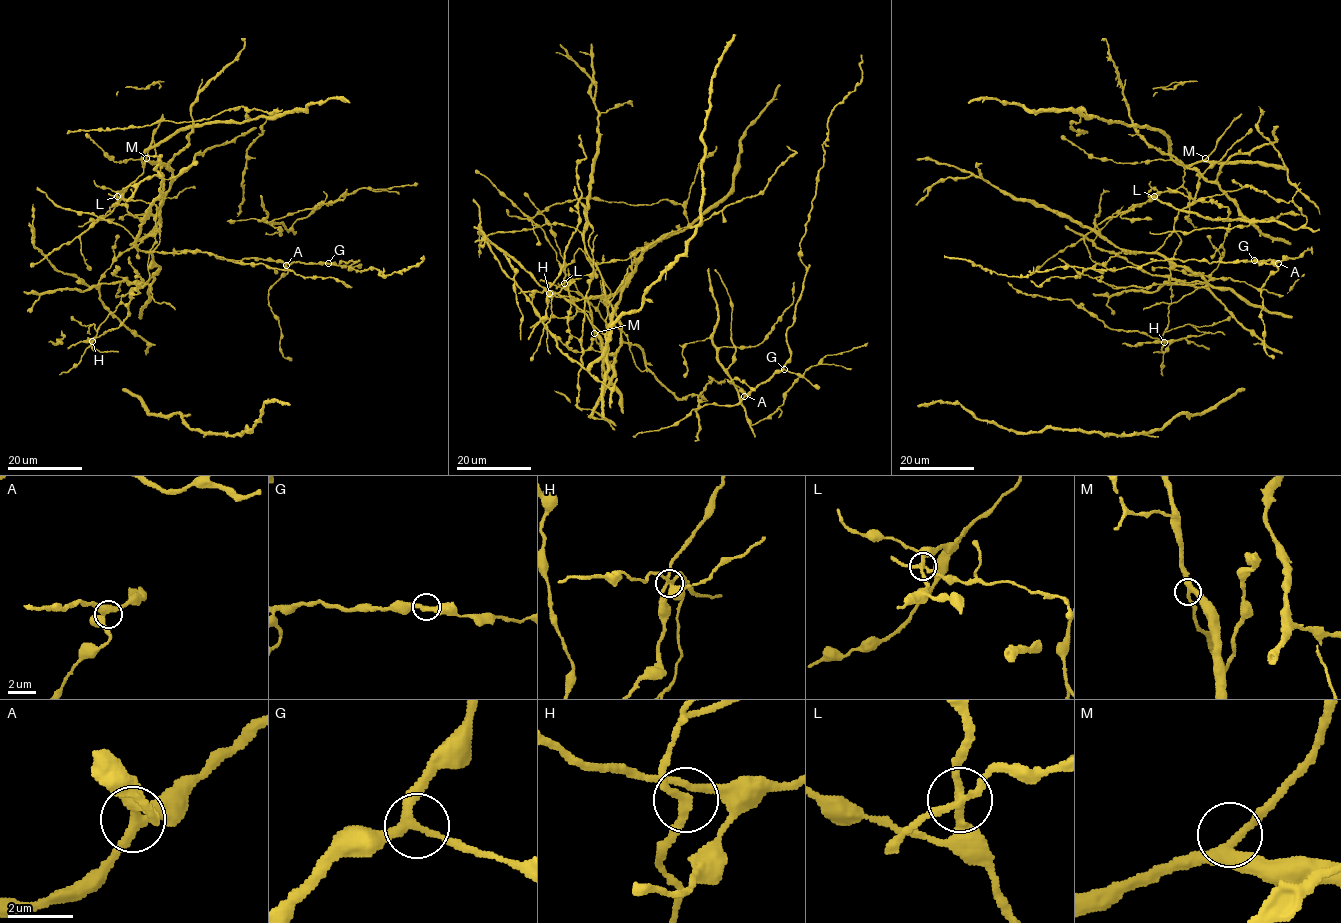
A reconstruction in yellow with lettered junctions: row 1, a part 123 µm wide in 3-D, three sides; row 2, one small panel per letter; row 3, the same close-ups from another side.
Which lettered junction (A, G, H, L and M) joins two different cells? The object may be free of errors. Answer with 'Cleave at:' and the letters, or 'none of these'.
Cleave at: L

